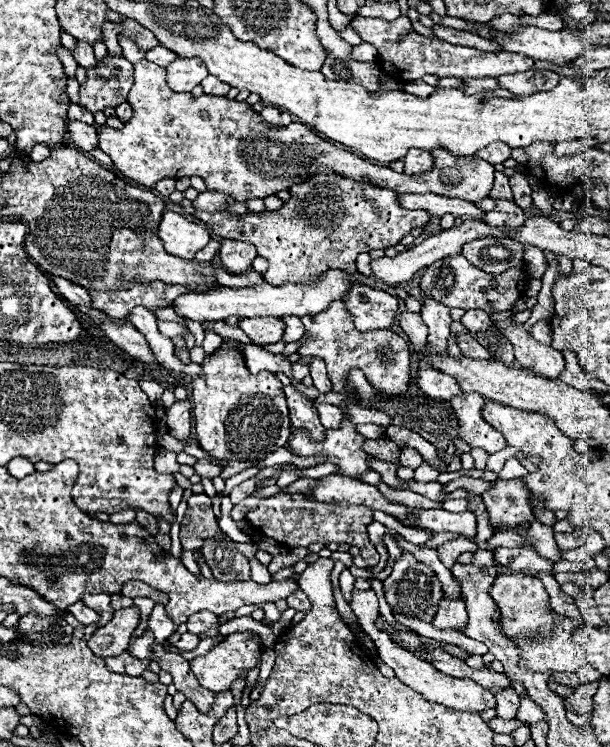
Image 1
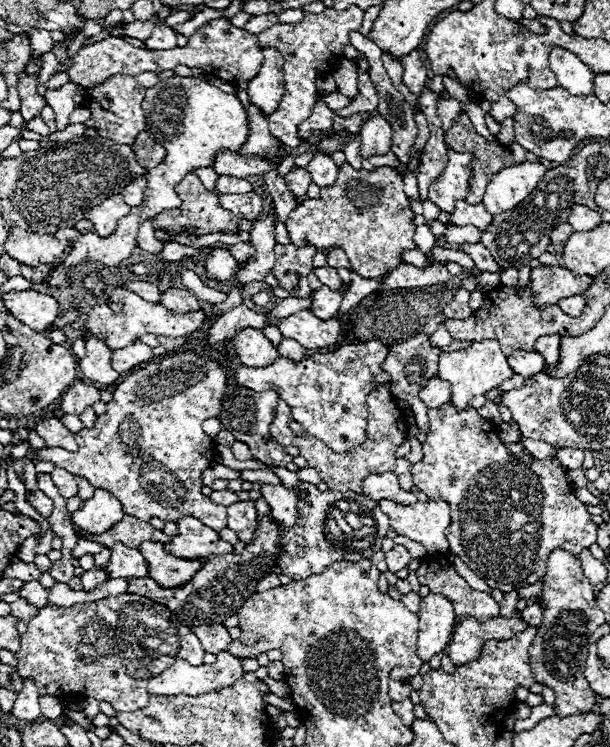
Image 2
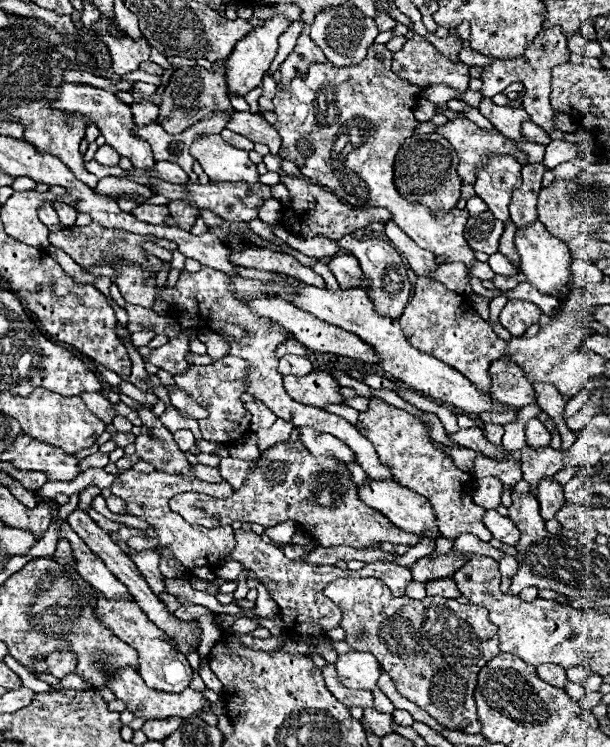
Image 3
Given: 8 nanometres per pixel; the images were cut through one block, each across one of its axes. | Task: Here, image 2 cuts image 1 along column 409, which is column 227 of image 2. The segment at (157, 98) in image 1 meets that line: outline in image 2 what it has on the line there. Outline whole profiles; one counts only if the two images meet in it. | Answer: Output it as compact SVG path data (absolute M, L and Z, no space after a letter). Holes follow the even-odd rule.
M220 175L216 182L216 190L220 194L246 194L252 190L250 182L244 178L238 178L230 175Z

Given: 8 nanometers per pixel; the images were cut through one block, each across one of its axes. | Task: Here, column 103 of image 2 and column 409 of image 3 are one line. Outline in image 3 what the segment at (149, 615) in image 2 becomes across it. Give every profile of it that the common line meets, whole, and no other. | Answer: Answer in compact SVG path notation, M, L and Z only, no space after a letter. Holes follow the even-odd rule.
M338 578L324 588L324 594L342 610L340 626L346 632L346 642L354 650L372 652L382 668L390 674L396 684L396 690L432 718L436 718L446 728L466 730L470 722L478 720L474 704L476 676L490 658L500 654L496 626L488 620L486 608L474 604L460 604L454 598L426 596L424 600L410 600L406 596L396 598L390 594L388 586L378 578Z

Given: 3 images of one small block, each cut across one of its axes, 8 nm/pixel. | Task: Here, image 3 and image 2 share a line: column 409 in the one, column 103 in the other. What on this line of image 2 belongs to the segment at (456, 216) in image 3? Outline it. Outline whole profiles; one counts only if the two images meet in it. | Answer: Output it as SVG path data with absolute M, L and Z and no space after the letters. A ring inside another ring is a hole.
M114 74L114 78L108 78L100 86L88 88L84 94L84 108L92 112L92 120L96 122L98 136L110 138L116 144L128 144L132 146L138 132L144 130L144 112L142 112L142 100L144 90L152 88L159 82L157 75L126 76L126 74ZM114 194L114 196L108 196L100 206L86 210L84 218L94 224L94 230L98 234L106 236L116 230L118 218L122 218L126 214L130 214L130 206L124 202L122 194Z

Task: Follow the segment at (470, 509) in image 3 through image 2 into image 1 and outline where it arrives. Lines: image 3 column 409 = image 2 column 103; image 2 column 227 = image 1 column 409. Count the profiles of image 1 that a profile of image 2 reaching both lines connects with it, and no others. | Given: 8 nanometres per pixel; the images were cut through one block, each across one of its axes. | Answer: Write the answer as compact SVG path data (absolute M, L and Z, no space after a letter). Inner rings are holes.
M332 302L328 310L320 314L302 316L306 342L298 348L300 356L322 358L328 364L328 376L332 392L338 392L346 404L358 404L356 392L348 386L348 374L352 368L364 372L366 380L382 398L404 396L410 386L410 346L392 330L370 330L360 332L354 328L352 316L344 308L344 302Z

